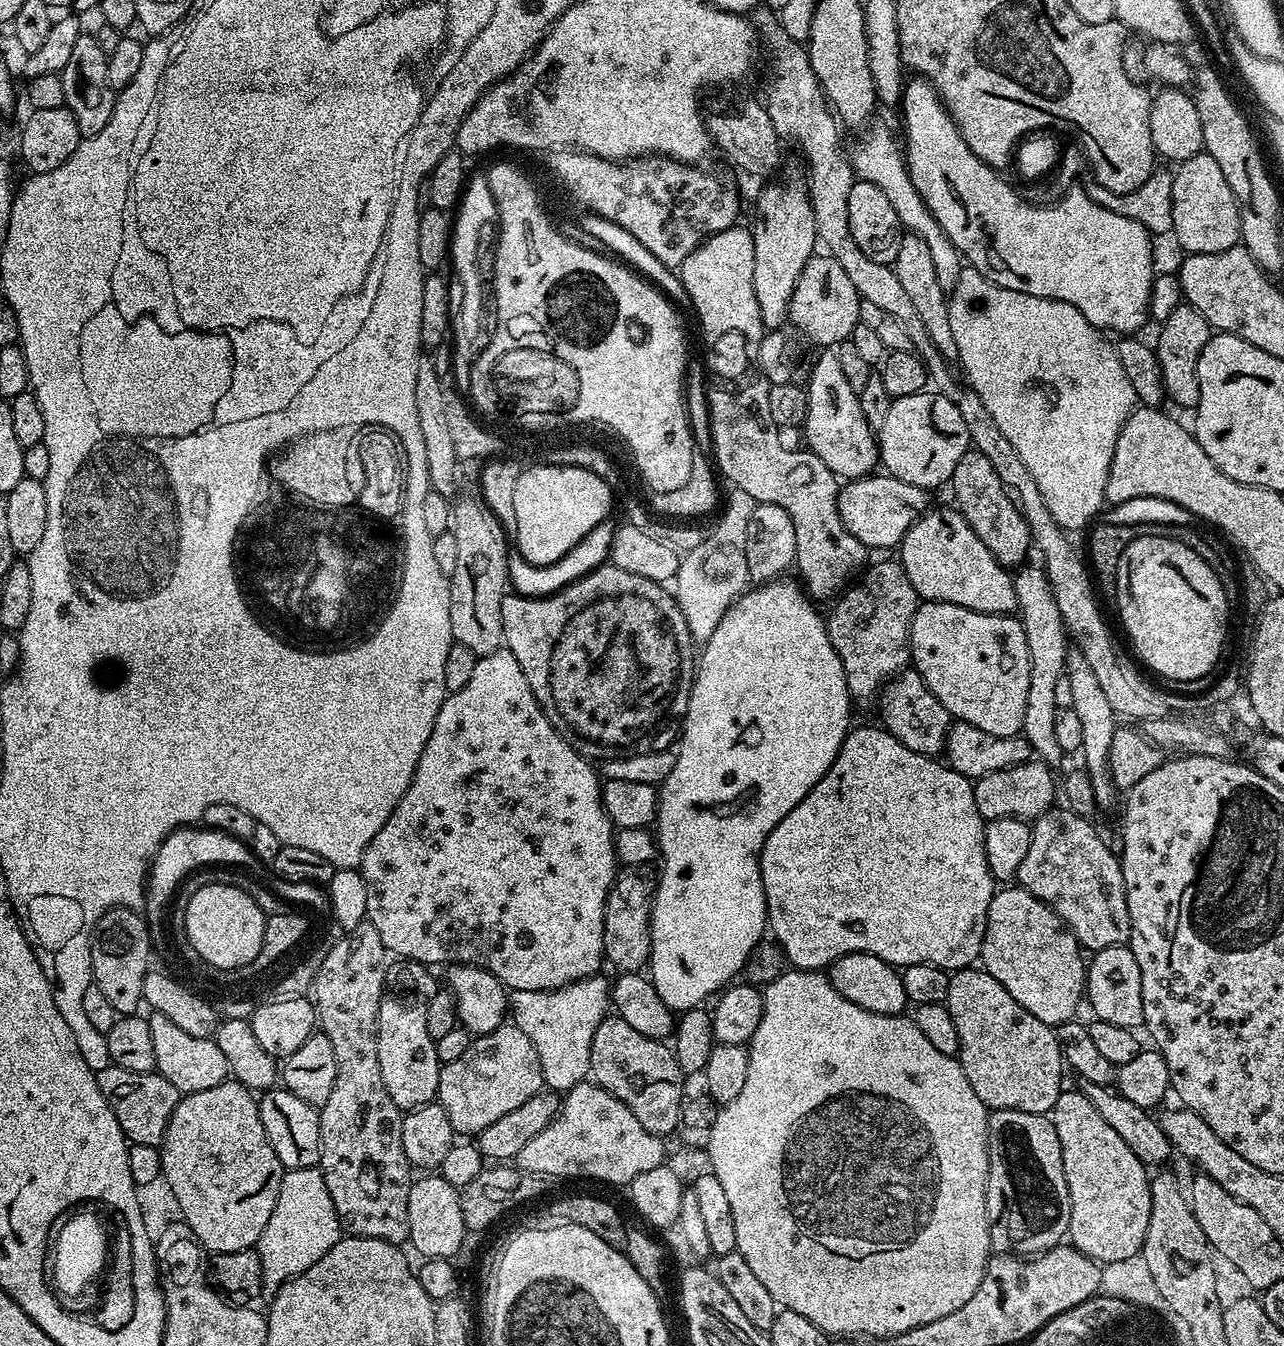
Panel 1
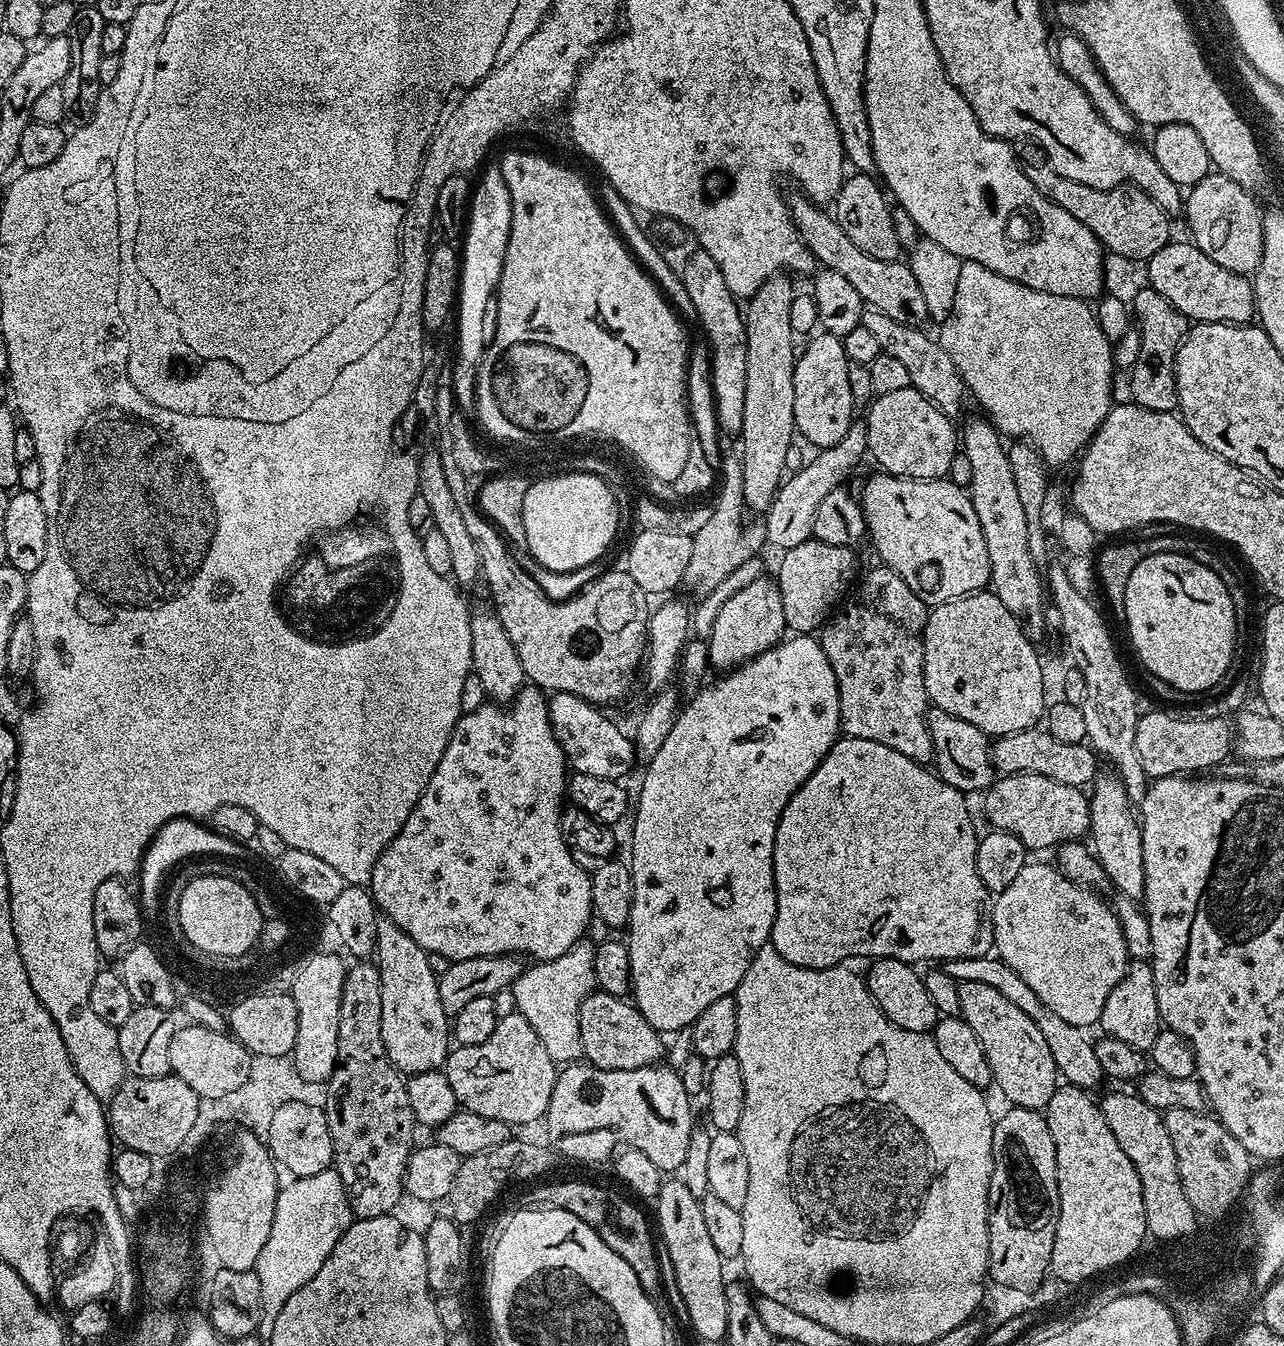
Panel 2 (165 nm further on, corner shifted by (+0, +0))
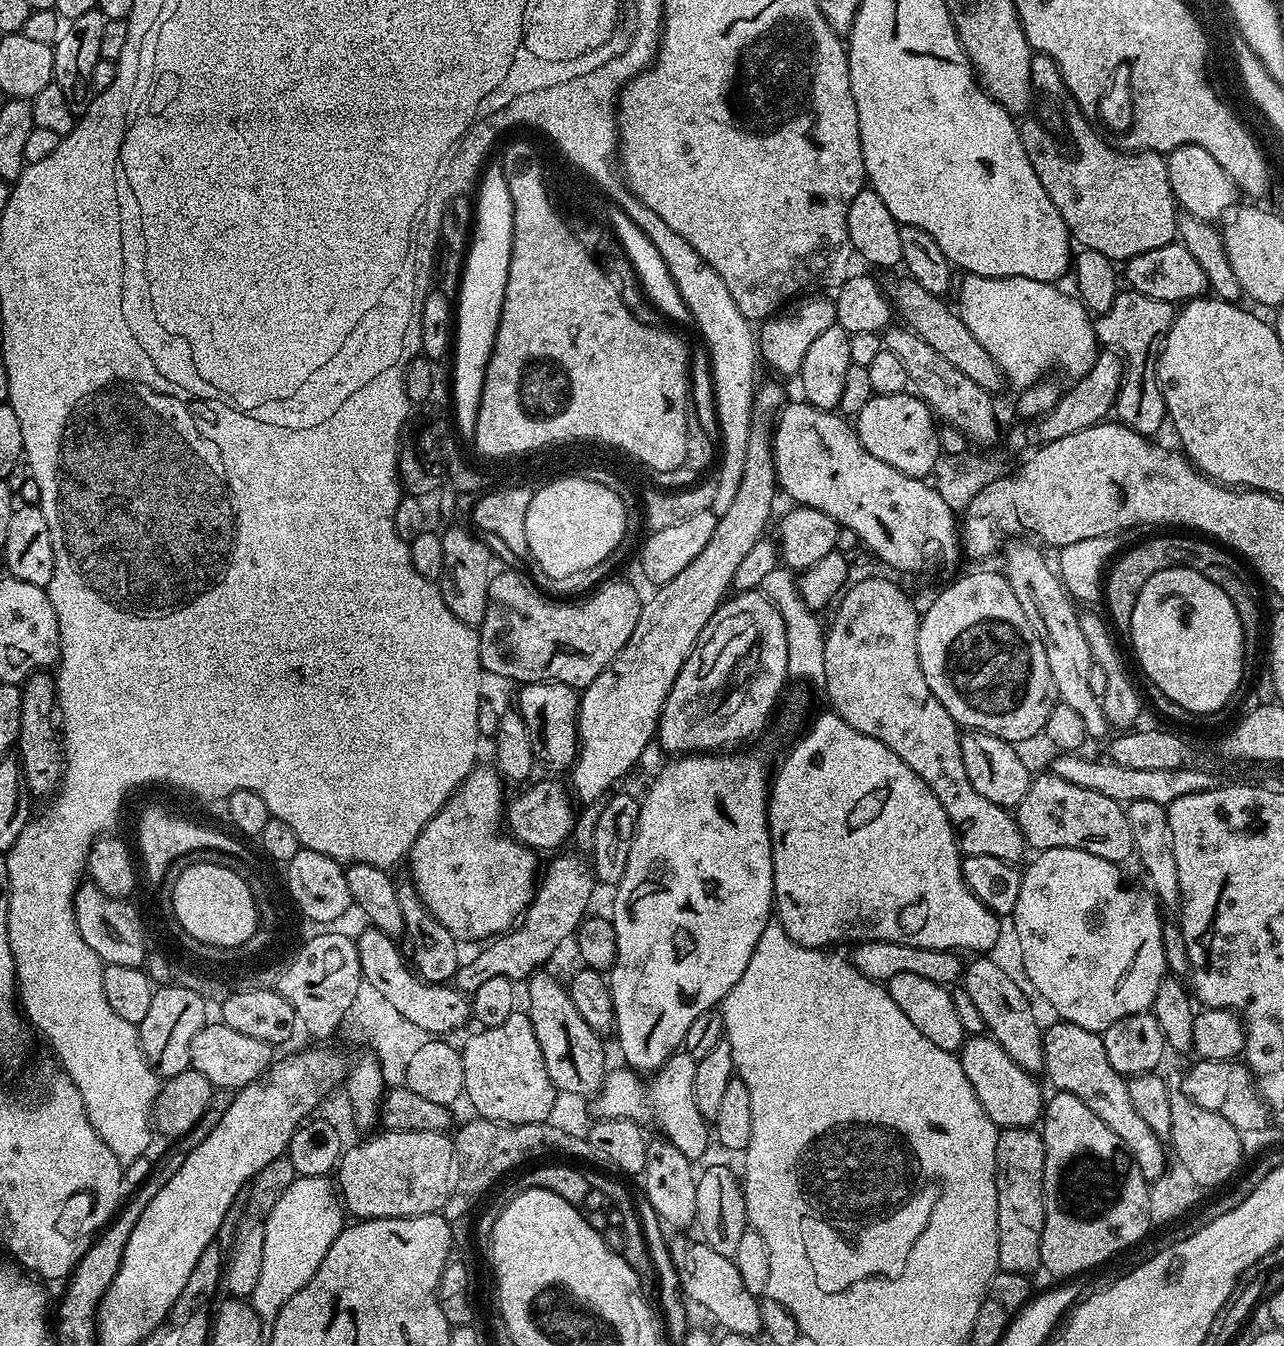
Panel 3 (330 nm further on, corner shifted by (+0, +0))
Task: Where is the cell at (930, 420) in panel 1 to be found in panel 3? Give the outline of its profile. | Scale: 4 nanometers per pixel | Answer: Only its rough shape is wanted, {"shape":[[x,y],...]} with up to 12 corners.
{"shape":[[911,391],[872,395],[860,444],[907,476],[942,460],[938,420]]}

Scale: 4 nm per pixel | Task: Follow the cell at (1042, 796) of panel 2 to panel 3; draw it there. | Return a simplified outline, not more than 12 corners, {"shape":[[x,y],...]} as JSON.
{"shape":[[1037,775],[1014,809],[1029,849],[1133,855],[1125,805]]}

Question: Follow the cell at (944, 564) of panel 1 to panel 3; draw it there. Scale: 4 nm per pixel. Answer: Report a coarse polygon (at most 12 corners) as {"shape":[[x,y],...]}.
{"shape":[[785,403],[776,483],[900,572],[957,571],[951,503]]}

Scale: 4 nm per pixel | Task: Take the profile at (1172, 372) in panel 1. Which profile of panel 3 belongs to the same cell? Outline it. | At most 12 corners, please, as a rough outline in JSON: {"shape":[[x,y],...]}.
{"shape":[[1121,290],[1094,320],[1123,357],[1115,419],[1145,438],[1166,424],[1156,358],[1177,305]]}

